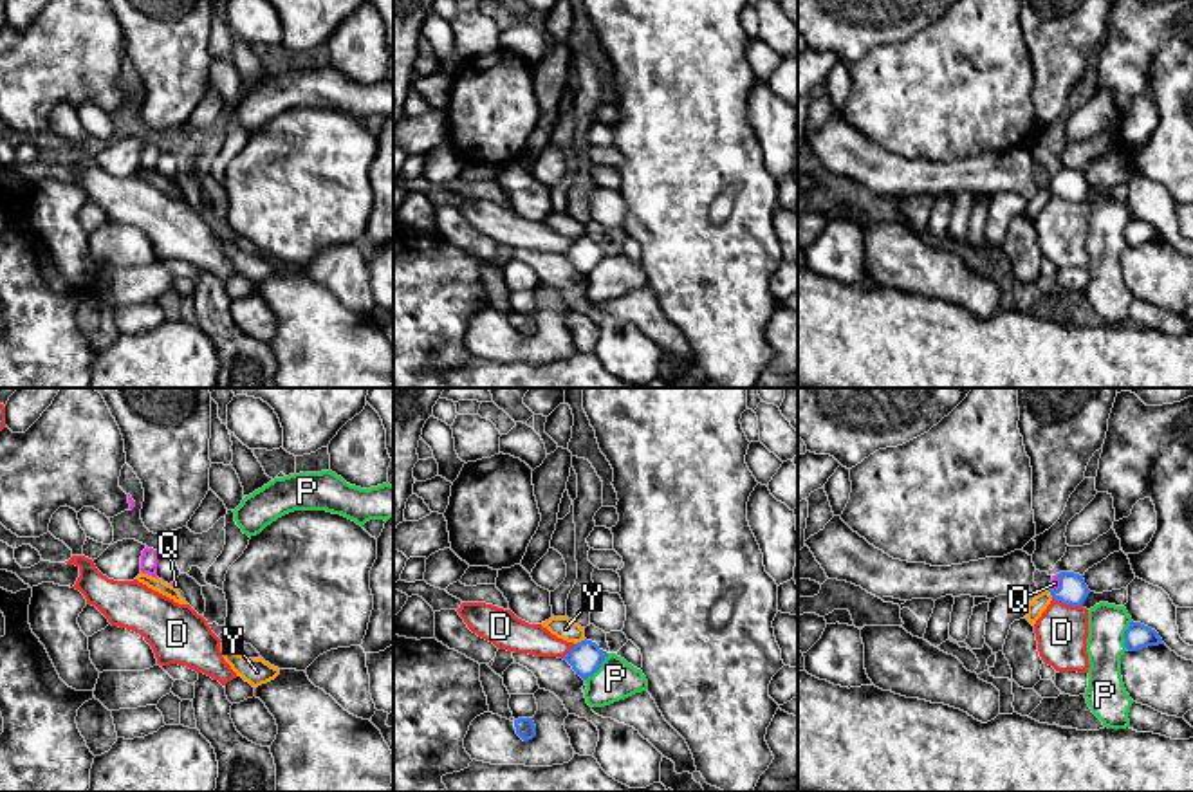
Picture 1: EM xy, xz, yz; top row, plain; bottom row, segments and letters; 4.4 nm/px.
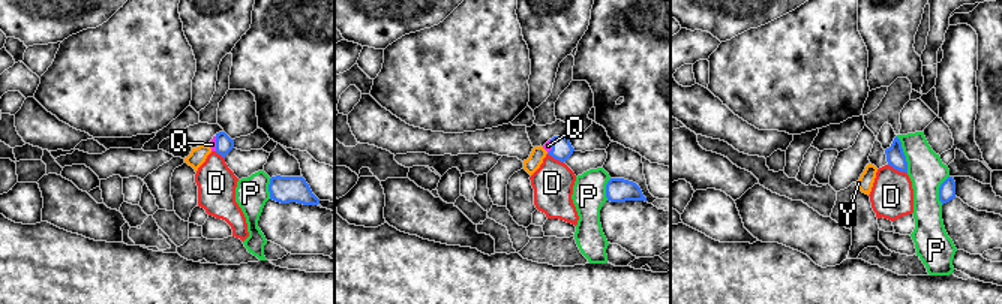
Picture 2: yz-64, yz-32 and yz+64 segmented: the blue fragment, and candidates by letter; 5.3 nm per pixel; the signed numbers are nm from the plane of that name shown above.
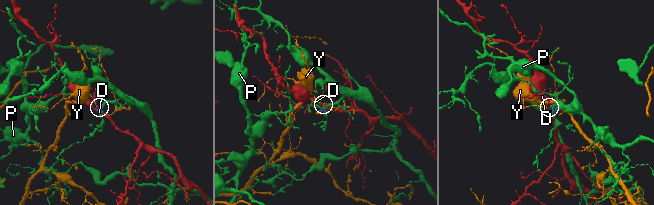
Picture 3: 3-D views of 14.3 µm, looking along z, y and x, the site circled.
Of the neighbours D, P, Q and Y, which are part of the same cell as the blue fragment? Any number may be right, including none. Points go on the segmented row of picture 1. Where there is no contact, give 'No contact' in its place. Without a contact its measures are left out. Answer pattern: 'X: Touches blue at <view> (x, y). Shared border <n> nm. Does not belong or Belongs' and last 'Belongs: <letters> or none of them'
D: Touches blue at yz (1067, 603). Shared border 140 nm. Does not belong
P: Touches blue at xz (598, 668). Shared border 170 nm. Does not belong
Q: Touches blue at yz (1060, 583). Shared border 80 nm. Belongs
Y: Touches blue at xz (582, 641). Shared border 50 nm. Does not belong
Belongs: Q

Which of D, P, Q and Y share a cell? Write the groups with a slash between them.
D / P / Q / Y

